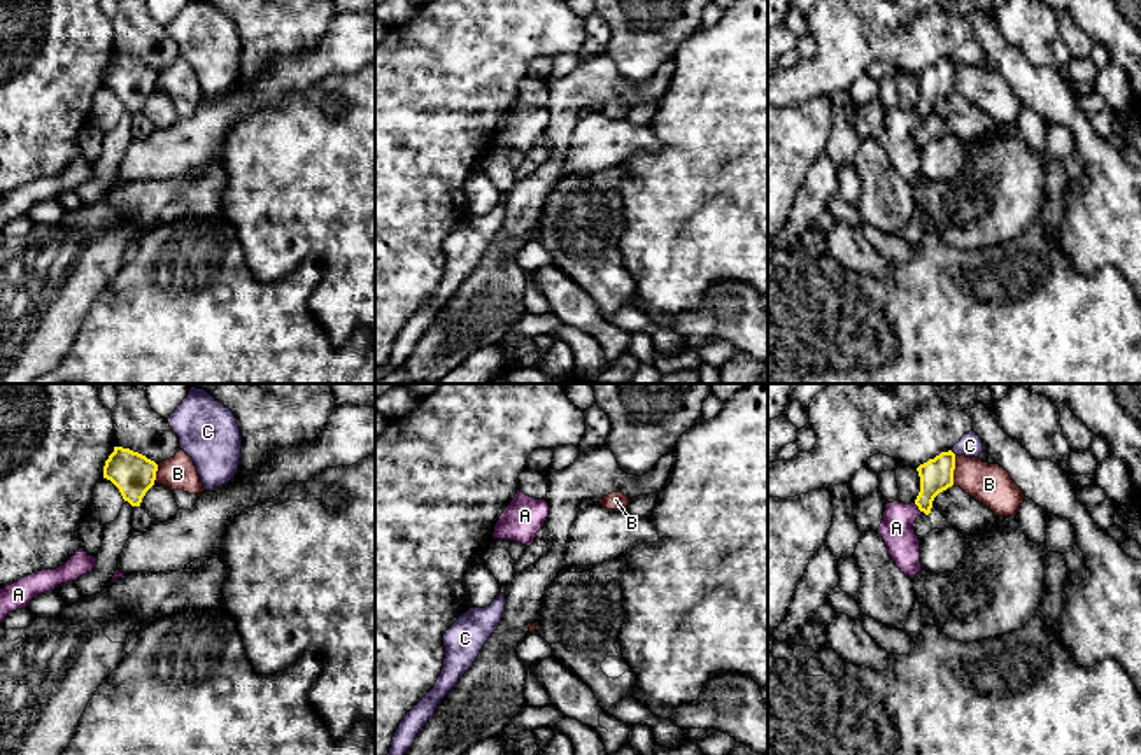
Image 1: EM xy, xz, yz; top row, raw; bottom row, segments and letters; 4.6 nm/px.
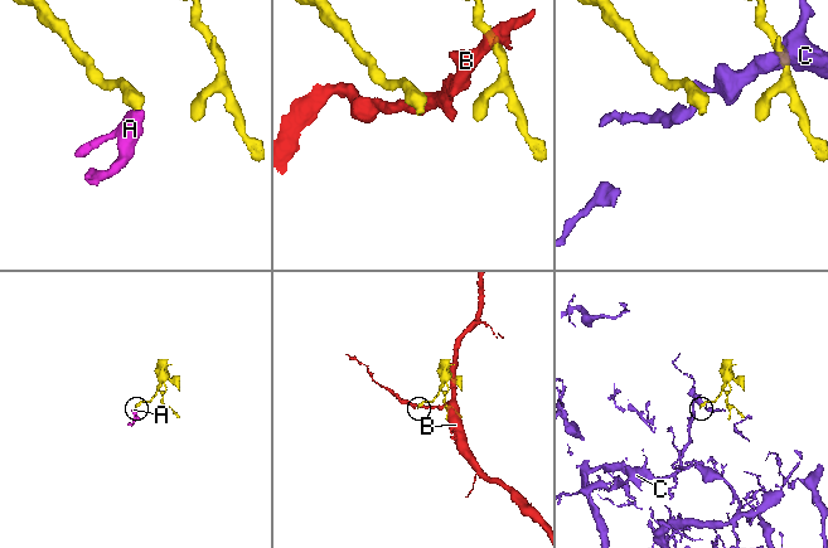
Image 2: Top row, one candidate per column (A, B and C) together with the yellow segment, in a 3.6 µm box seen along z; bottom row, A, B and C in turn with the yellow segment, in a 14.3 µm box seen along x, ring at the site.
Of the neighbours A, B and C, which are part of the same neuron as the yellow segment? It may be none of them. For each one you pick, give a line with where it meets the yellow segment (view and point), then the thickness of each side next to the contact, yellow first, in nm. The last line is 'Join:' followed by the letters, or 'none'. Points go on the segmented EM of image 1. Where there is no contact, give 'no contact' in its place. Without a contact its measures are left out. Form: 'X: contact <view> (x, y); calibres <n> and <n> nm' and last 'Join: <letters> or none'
A: contact yz (921, 510); calibres 160 and 150 nm
Join: A

